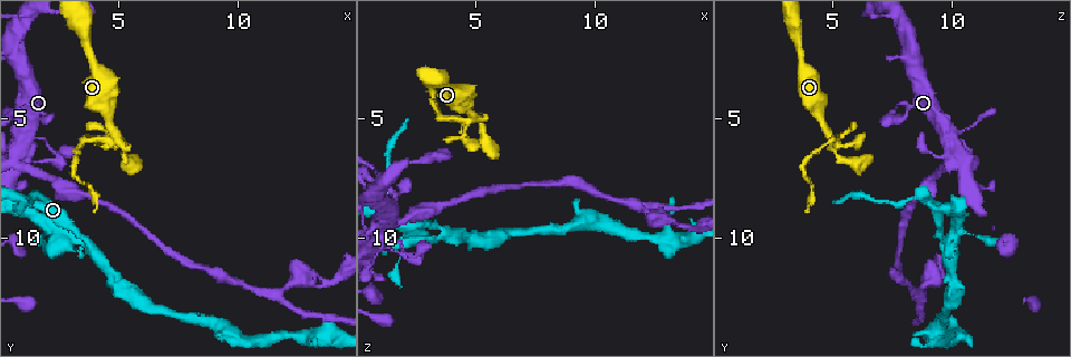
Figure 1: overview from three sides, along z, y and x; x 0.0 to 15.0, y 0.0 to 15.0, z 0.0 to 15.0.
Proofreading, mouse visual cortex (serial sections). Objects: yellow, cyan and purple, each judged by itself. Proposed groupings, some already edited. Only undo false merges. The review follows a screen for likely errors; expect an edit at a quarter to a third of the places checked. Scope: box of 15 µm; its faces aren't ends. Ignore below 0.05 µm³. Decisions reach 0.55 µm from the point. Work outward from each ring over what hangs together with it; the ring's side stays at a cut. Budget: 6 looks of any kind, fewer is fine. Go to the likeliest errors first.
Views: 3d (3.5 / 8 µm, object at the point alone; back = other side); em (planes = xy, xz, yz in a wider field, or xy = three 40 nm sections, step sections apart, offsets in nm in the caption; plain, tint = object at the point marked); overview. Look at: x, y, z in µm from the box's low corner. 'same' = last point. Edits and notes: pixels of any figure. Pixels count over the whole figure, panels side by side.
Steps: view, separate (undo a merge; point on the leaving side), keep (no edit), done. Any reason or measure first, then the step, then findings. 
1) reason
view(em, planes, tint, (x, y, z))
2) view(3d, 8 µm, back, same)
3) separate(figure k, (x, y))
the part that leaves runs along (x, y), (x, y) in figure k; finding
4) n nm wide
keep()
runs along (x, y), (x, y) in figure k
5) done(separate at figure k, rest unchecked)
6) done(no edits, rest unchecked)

abrupt turn
view(3d, 8 µm, (1.0, 6.6, 10.3))

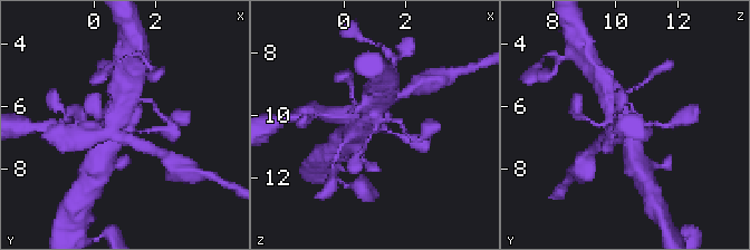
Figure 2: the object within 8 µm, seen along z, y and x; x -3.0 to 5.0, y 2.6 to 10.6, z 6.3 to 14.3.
view(3d, 3.5 µm, same)

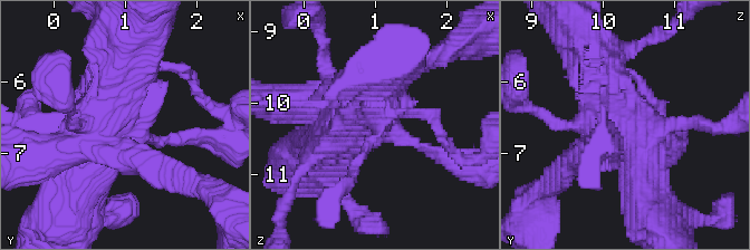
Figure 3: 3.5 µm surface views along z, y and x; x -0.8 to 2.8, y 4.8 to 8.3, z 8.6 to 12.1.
view(em, xy, step 5, tint, same)

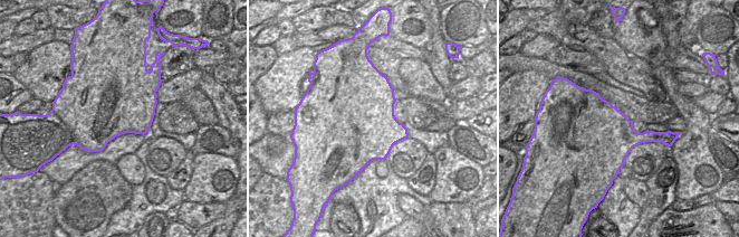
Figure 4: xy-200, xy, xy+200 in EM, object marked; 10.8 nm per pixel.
separate(figure 3, (126, 170))
the part that leaves runs along (93, 135), (106, 152), (182, 180) in figure 3; two cells meet here

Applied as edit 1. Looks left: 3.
small branch off a trunk
view(3d, 3.5 µm, (0.9, 8.5, 9.1))

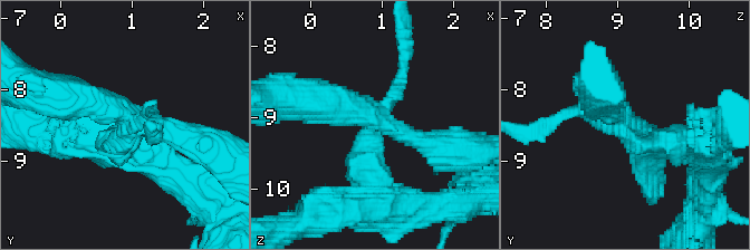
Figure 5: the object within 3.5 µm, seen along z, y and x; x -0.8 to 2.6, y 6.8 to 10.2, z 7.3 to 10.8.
4 arms; arms of 150, 350, 400, 450 nm
view(em, xy, step 2, tint, (1.00, 8.50, 9.10))

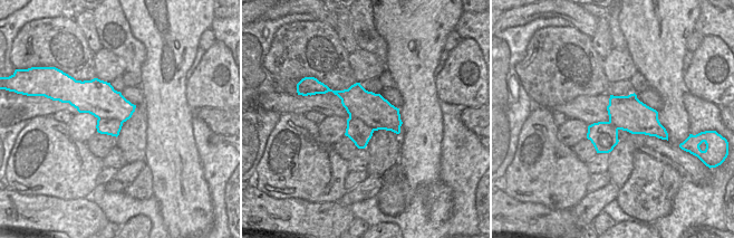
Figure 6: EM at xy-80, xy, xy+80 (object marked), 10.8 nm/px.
another direction
view(em, xy, step 5, tint, same)

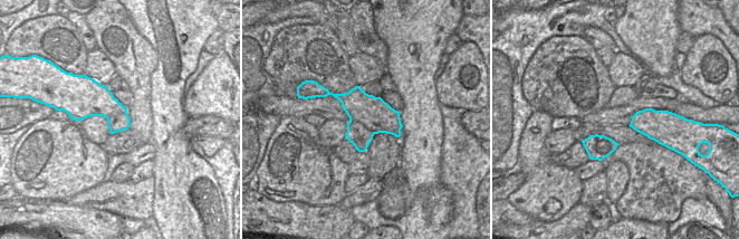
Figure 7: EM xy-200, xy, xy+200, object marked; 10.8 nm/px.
440 nm wide
separate(figure 5, (352, 157))
border along (349, 120), (361, 122), (374, 133) in figure 7; a second cell is stuck on

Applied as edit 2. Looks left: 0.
done(separate at figure 3, separate at figure 5, rest unchecked)

